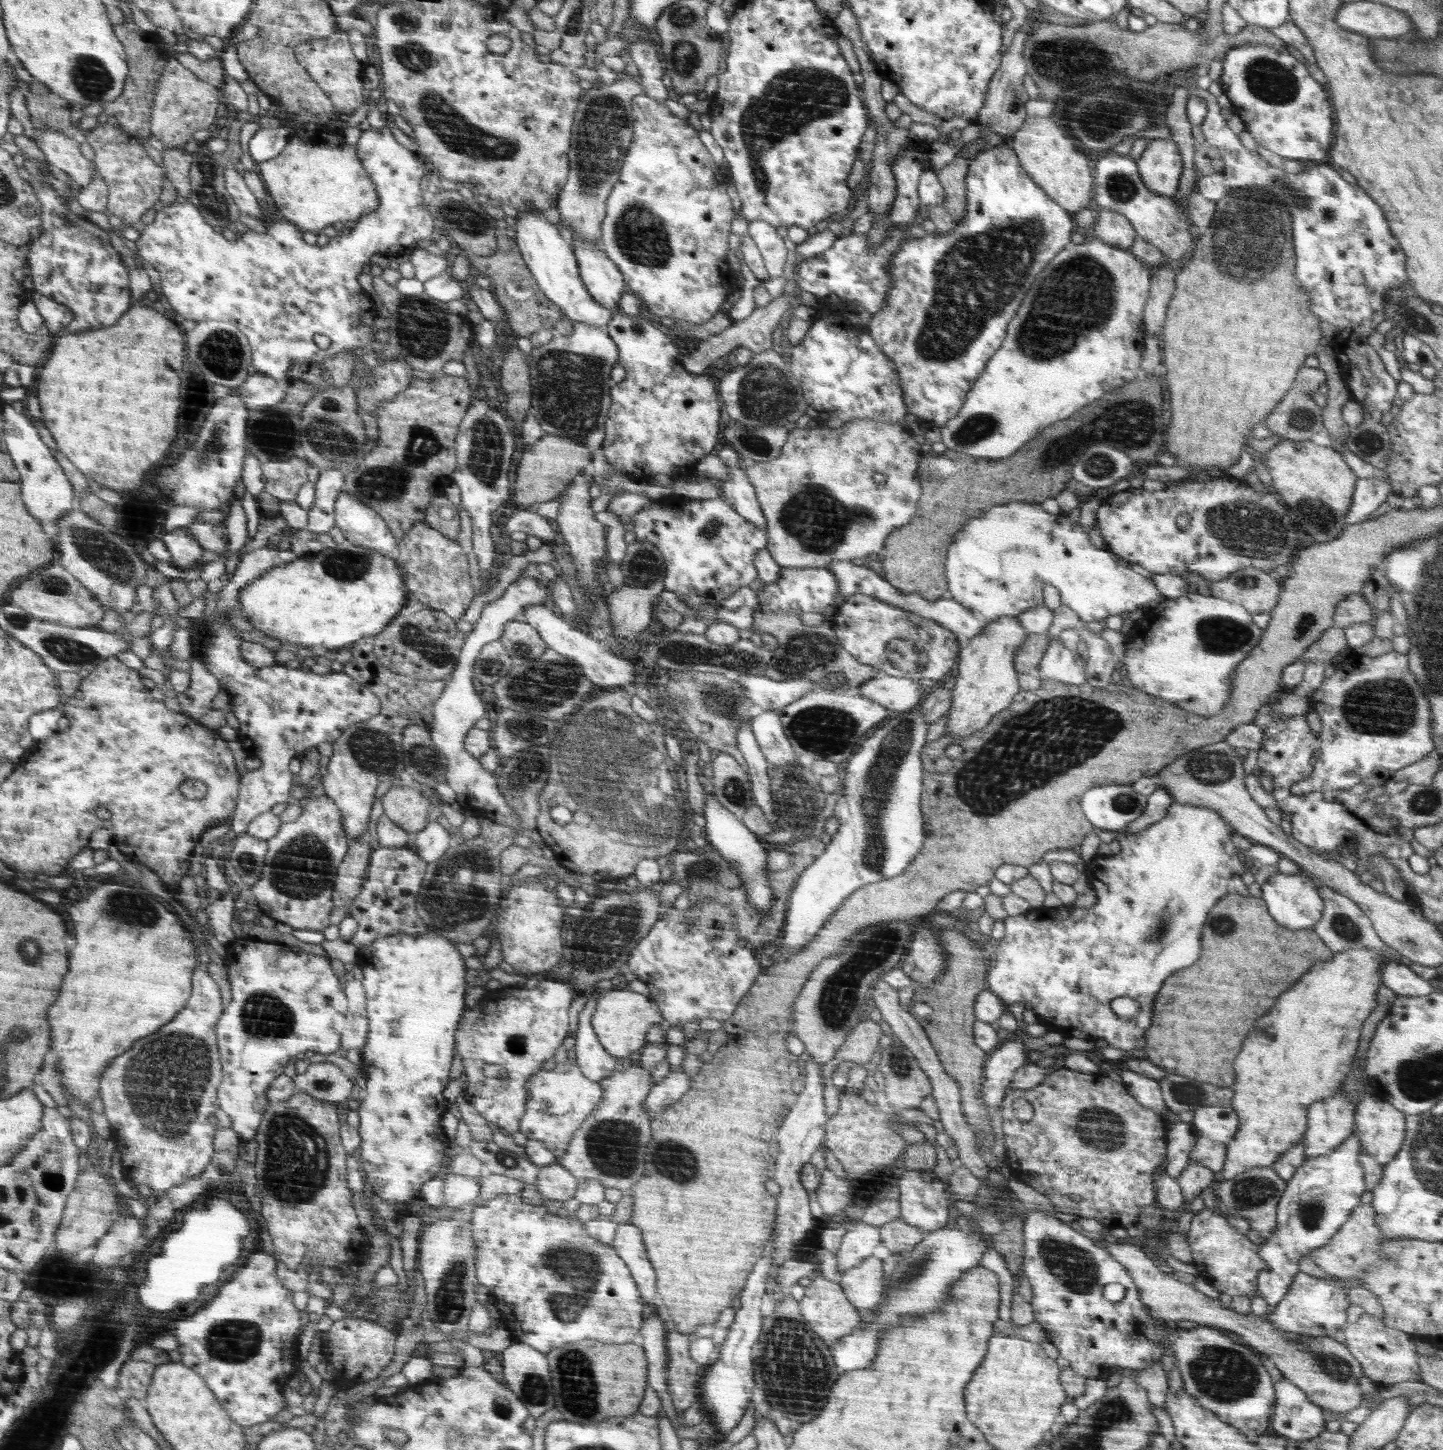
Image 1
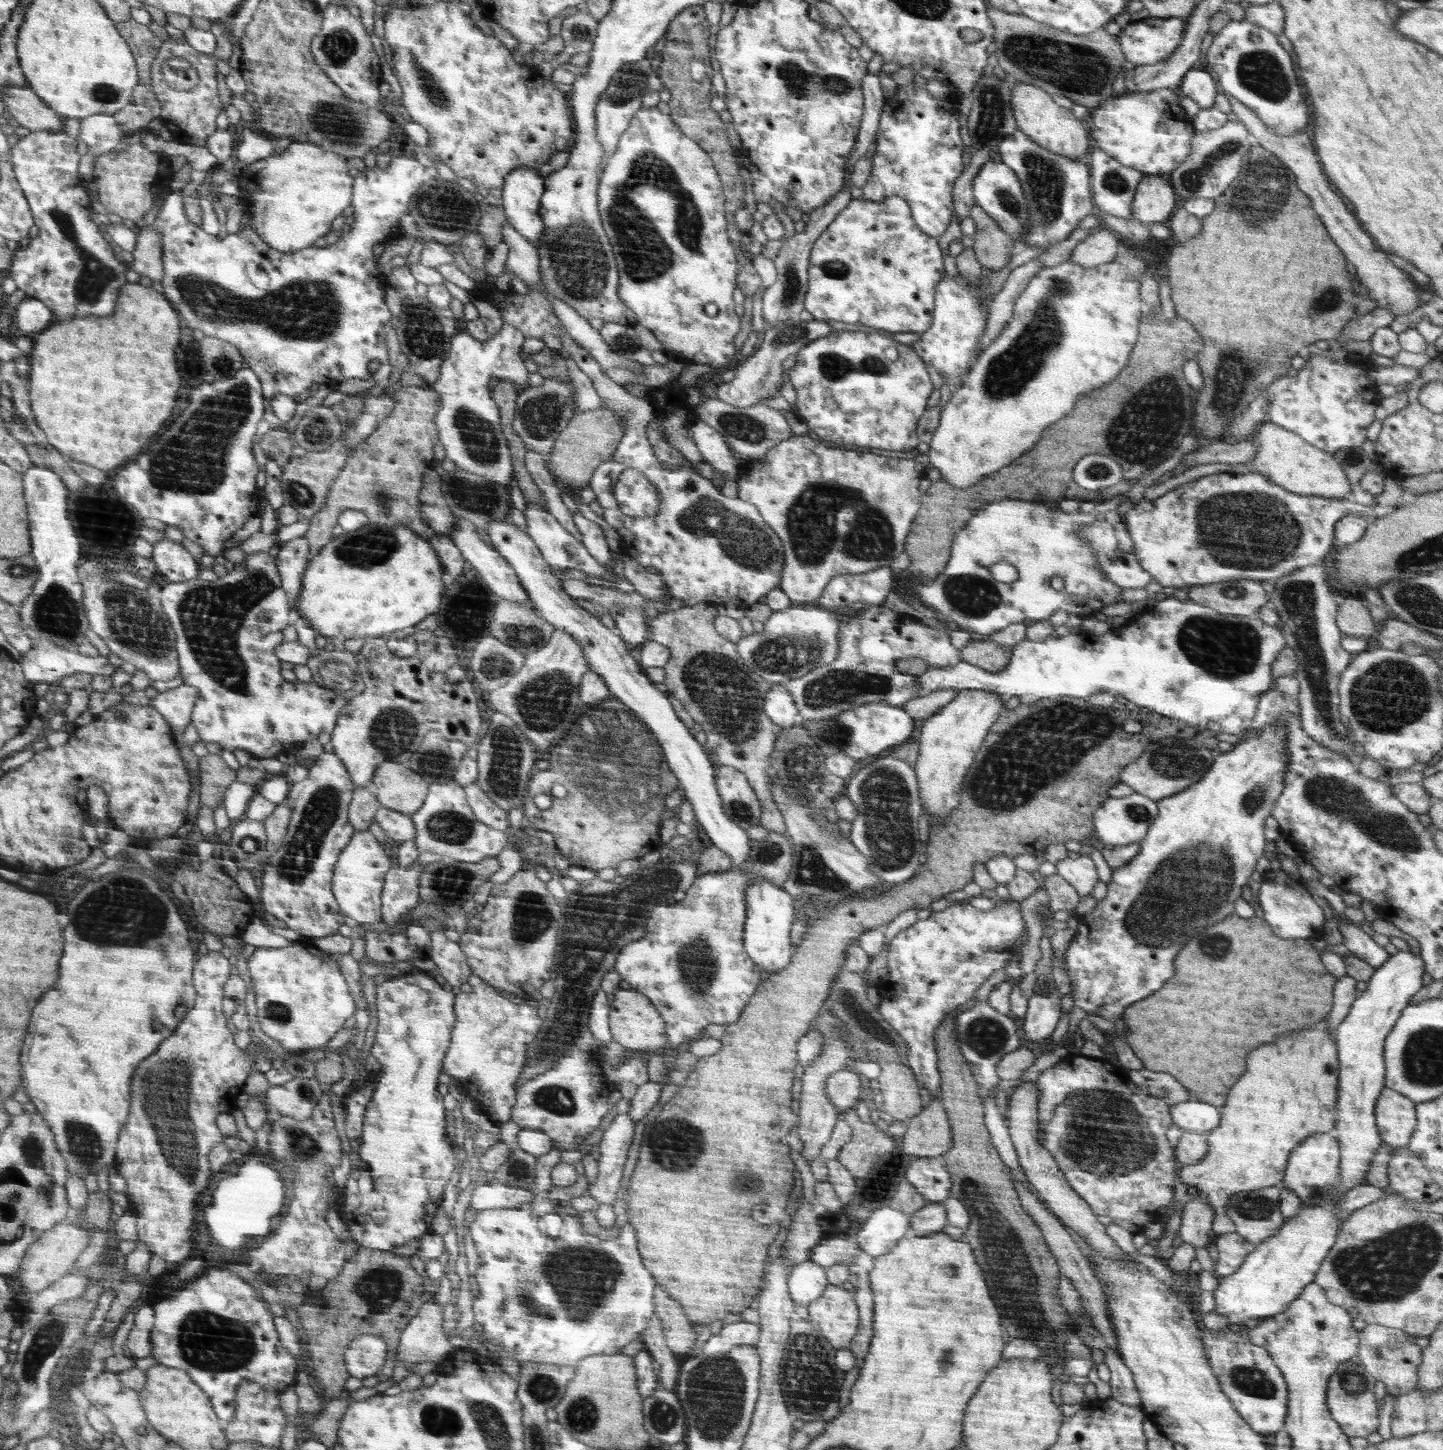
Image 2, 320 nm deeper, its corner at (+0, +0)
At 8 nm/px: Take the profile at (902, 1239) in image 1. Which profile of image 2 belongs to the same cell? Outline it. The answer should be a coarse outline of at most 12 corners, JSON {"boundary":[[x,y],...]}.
{"boundary":[[943,1203],[913,1212],[904,1238],[930,1236],[948,1225]]}

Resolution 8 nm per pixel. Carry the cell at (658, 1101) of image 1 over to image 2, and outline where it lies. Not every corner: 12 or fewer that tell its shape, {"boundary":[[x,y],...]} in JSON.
{"boundary":[[618,1114],[603,1132],[597,1177],[587,1188],[613,1204],[636,1122]]}

